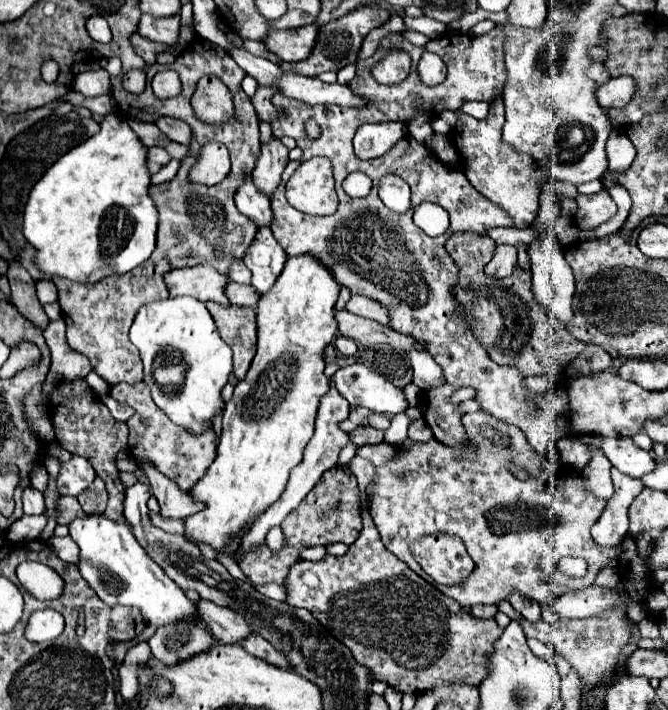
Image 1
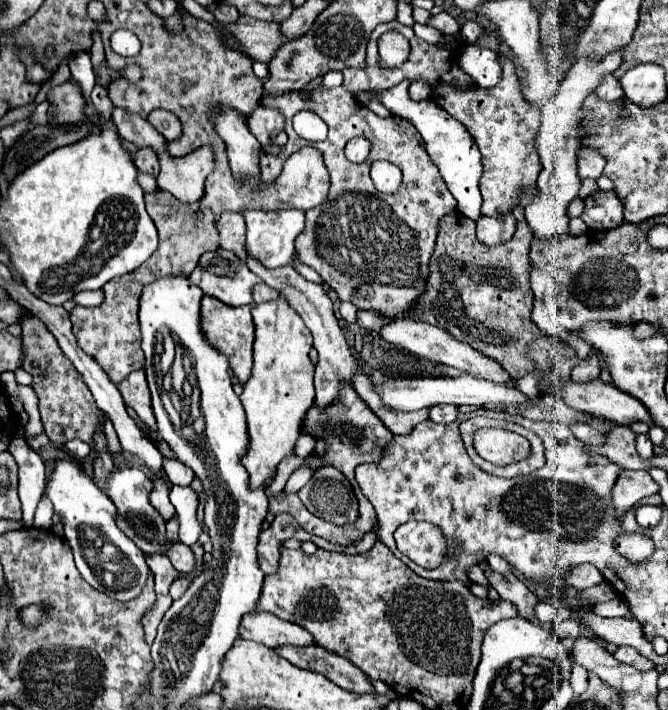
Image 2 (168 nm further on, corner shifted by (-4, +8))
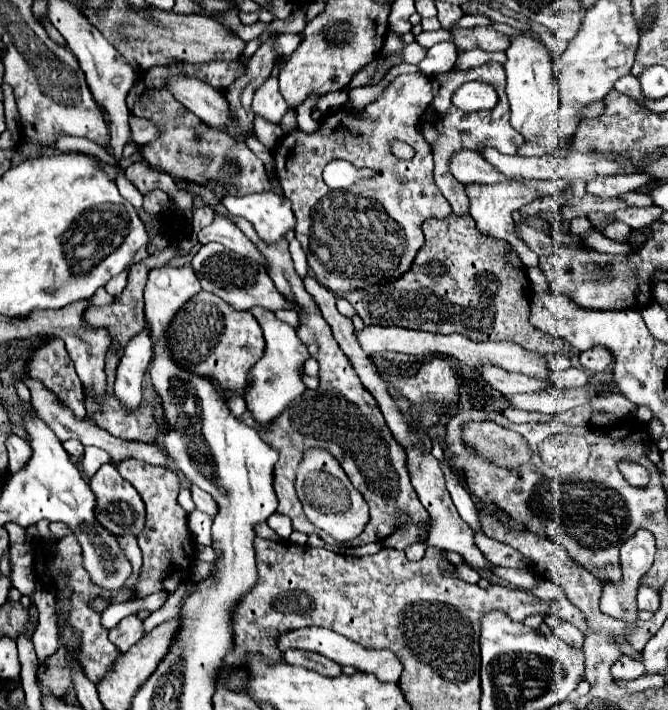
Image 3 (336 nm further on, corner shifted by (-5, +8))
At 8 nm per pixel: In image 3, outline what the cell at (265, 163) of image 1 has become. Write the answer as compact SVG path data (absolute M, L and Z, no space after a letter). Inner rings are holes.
M269 75L267 81L265 81L259 89L255 89L255 93L253 93L253 111L255 111L257 115L267 117L267 119L273 121L273 123L279 123L287 109L289 109L289 107L287 107L287 103L285 103L283 95L279 93L277 77Z

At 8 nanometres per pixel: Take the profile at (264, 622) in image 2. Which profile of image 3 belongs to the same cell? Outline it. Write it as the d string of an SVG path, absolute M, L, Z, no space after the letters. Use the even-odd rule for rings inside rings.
M311 627L311 629L299 629L299 631L291 631L289 635L283 635L279 637L279 649L281 651L287 651L287 649L305 649L305 651L317 651L329 659L333 659L335 663L339 665L351 665L359 671L367 671L367 673L373 673L377 675L379 679L383 681L397 681L401 677L401 671L403 671L403 665L399 661L399 657L389 651L389 649L365 649L361 647L359 643L343 637L343 635L337 635L335 631L331 629L319 629L319 627Z

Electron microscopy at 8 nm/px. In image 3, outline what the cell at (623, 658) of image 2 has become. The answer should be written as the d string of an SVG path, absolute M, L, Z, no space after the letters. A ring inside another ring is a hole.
M621 655L613 665L611 665L611 673L615 679L625 679L625 681L631 681L631 679L637 679L645 673L645 667L641 661L635 661L627 655Z

